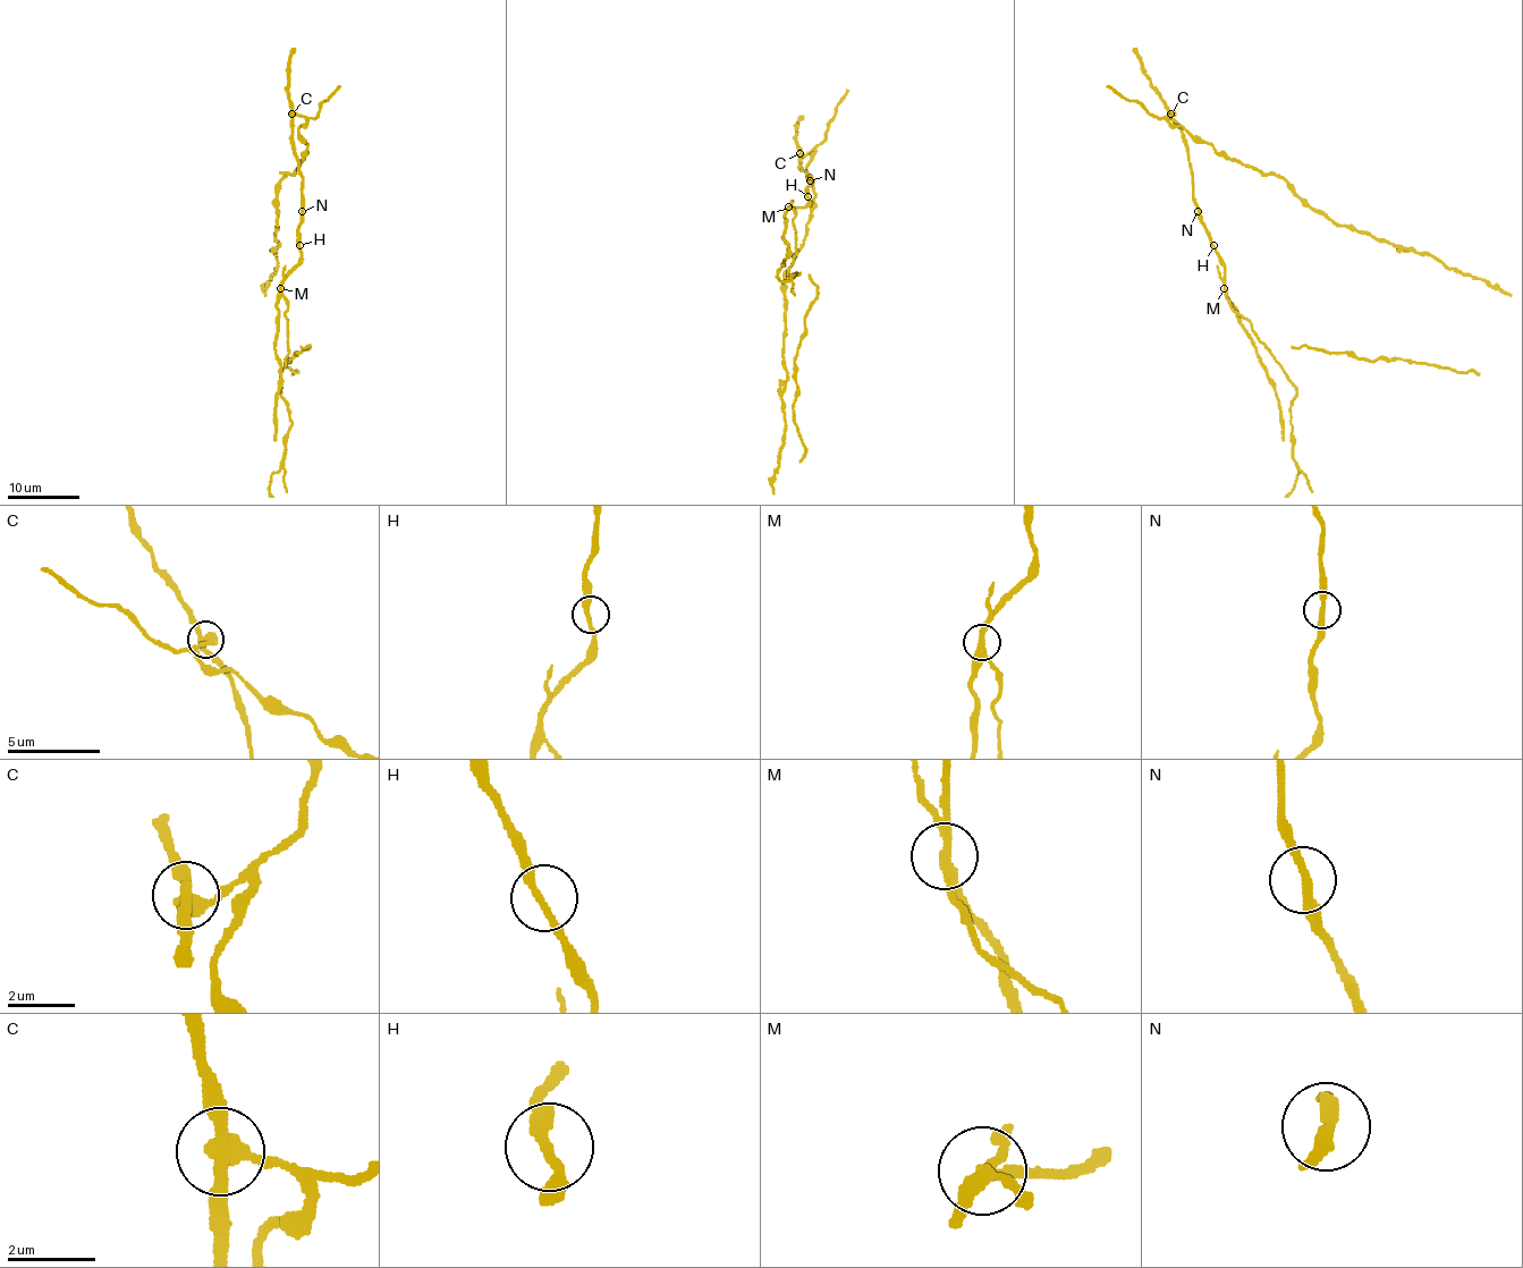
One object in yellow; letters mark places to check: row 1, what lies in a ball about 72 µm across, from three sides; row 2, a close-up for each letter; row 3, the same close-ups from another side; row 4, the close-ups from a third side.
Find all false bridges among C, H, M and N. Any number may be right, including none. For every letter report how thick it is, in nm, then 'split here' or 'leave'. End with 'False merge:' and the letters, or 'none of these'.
C: 360 nm thick; split here
H: 240 nm thick; leave
M: 260 nm thick; split here
N: 280 nm thick; leave
False merge: C, M

